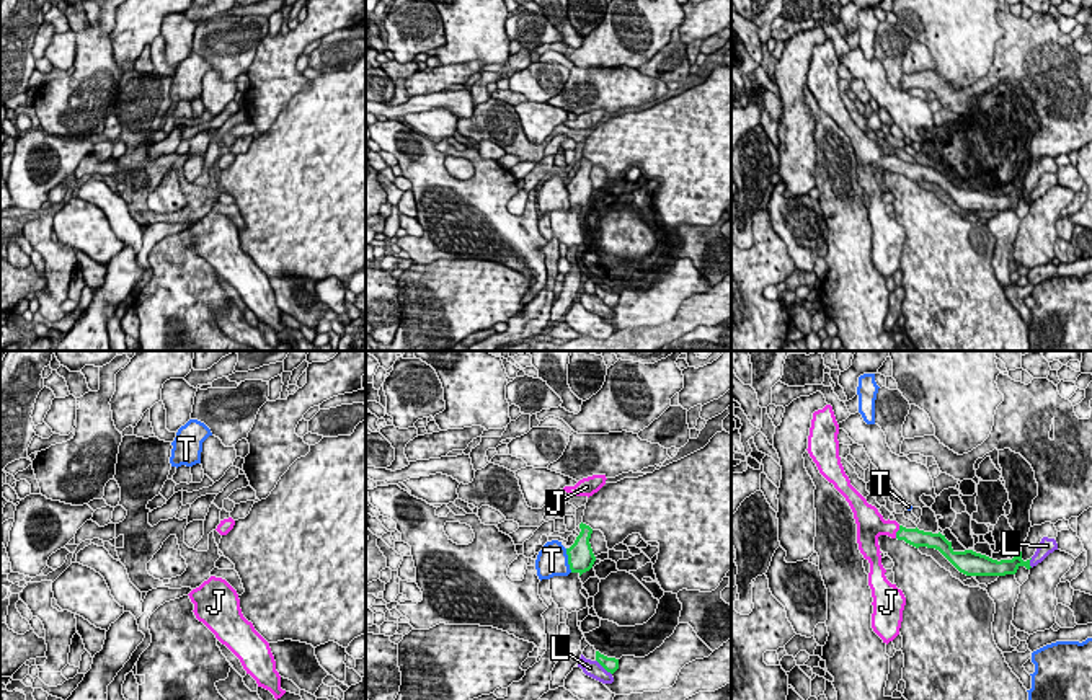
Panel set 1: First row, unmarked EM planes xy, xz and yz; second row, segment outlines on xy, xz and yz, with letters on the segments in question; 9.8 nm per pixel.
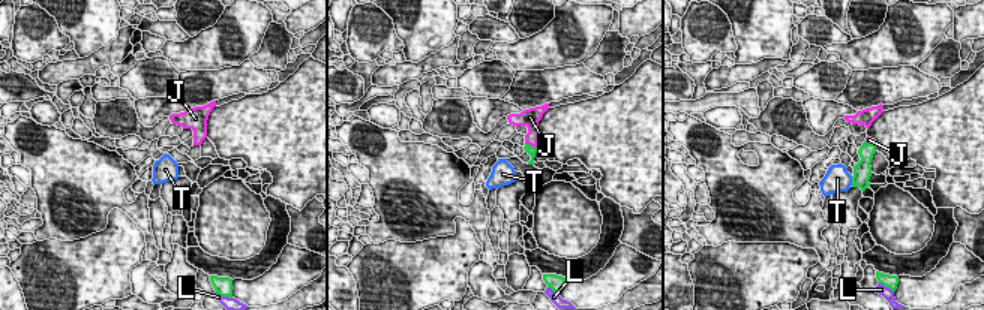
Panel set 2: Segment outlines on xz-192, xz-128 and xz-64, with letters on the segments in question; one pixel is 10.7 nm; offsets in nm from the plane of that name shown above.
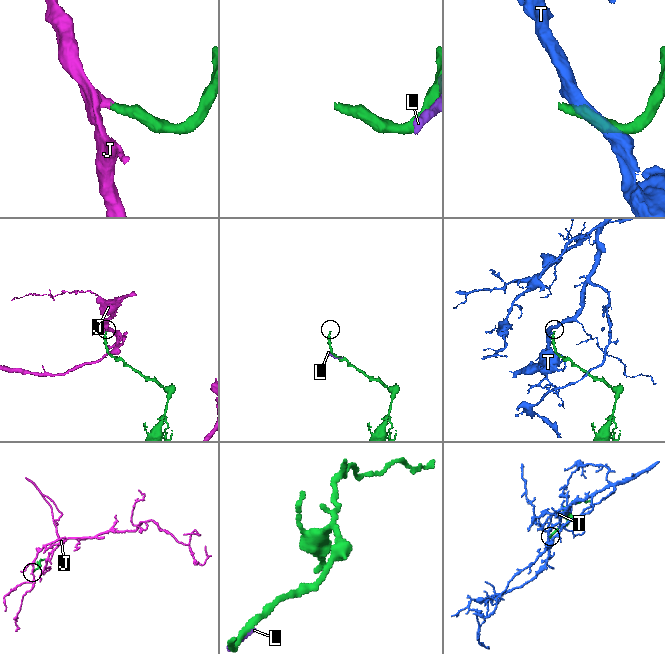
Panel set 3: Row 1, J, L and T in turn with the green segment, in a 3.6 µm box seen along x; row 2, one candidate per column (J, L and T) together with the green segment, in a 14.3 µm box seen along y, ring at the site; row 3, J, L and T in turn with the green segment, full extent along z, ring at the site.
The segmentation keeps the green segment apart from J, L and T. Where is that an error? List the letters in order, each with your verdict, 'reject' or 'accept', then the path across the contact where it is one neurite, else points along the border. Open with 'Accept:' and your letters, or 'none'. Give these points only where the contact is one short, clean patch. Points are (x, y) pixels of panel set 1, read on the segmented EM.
Accept: J
J: accept | across yz (914, 537), (896, 532), (890, 527), (872, 526)
L: reject
T: reject

